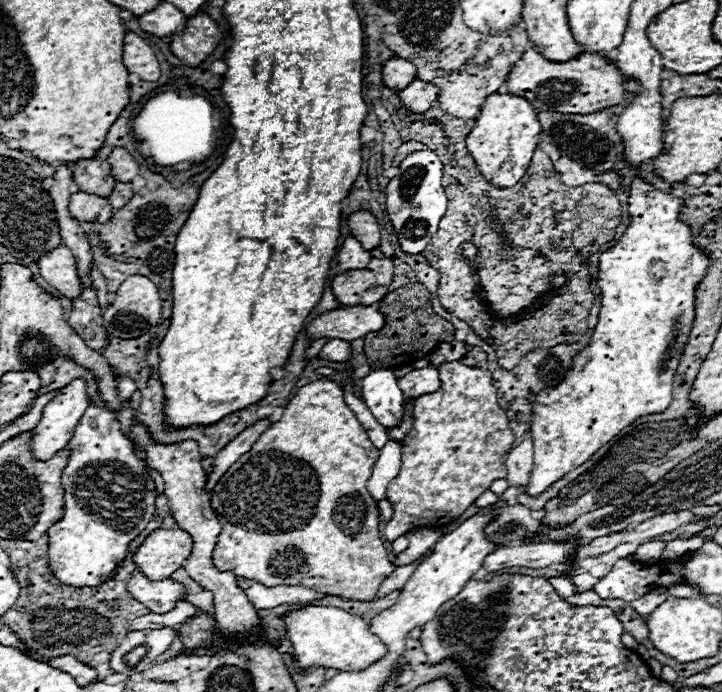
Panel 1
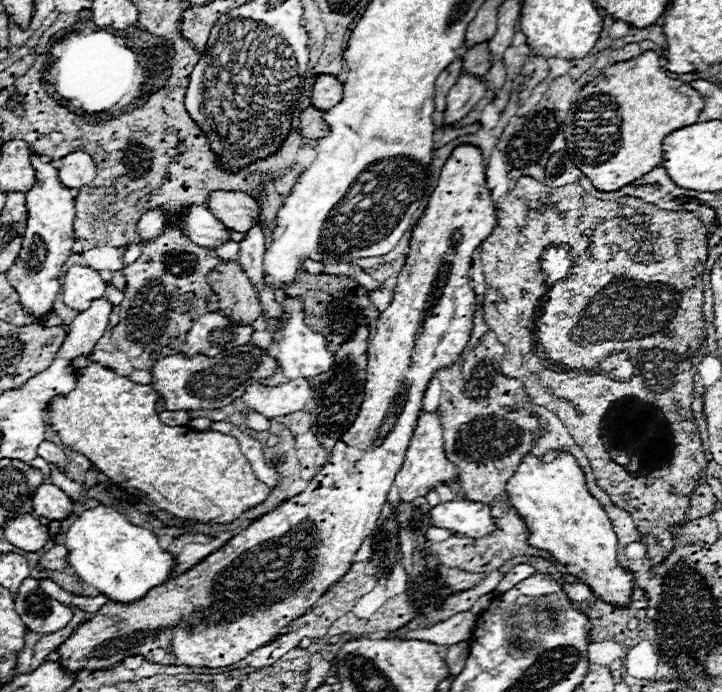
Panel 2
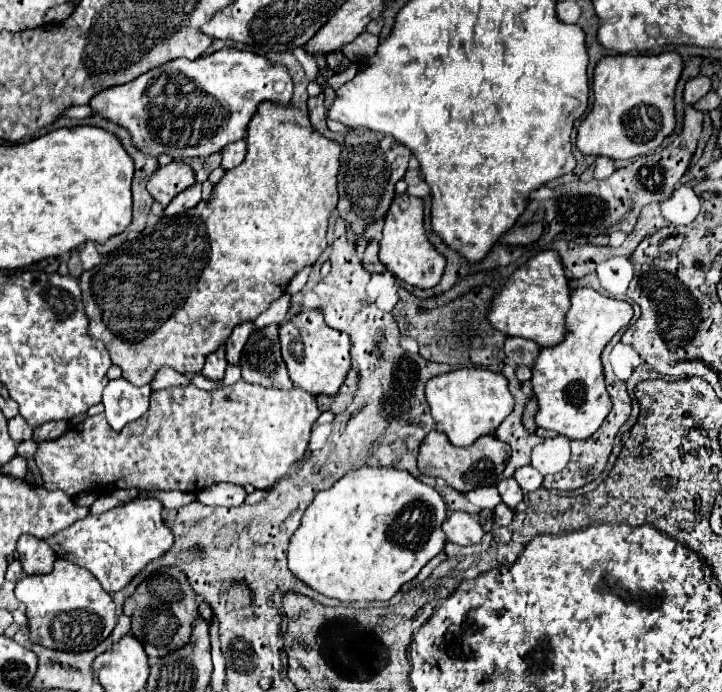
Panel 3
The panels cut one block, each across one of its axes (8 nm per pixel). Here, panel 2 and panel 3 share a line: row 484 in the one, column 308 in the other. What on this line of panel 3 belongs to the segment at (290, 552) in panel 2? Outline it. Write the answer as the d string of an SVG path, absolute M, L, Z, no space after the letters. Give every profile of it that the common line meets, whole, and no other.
M306 308L300 314L296 314L292 320L284 322L280 326L280 346L282 346L282 358L288 366L290 380L294 386L318 396L328 394L332 396L342 386L342 380L346 378L350 370L350 338L348 334L330 328L324 322L324 314L314 308Z

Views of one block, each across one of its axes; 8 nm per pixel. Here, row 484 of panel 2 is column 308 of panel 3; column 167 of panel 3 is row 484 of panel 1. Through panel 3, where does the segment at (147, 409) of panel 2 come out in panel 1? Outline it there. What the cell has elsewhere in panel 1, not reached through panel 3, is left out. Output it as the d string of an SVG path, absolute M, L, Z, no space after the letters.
M316 380L316 382L310 382L310 384L302 386L298 390L298 394L286 404L284 416L278 422L274 422L256 440L256 444L250 448L250 452L246 452L244 456L240 456L240 460L236 464L232 464L232 468L218 480L218 484L210 492L212 508L218 516L218 520L222 522L222 532L218 536L216 550L214 550L214 566L218 570L236 572L238 578L256 580L256 582L260 582L268 588L276 586L276 584L304 584L306 588L312 588L320 594L336 594L336 596L342 596L346 600L374 600L380 584L384 582L384 578L388 574L392 574L394 568L396 568L390 562L390 552L388 552L386 542L384 542L384 538L380 536L380 530L378 530L378 518L380 518L378 504L370 496L370 492L366 490L366 482L372 474L372 466L376 464L378 456L380 456L380 452L372 446L372 442L368 440L366 430L360 426L354 412L346 406L344 396L342 396L342 388L336 382Z

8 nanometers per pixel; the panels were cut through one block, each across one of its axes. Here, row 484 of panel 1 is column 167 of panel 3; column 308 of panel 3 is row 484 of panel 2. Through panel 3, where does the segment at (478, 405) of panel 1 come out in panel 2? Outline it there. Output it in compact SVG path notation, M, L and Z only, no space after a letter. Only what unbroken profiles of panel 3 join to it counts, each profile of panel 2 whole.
M420 412L420 420L416 424L416 432L410 440L410 446L406 450L406 458L404 464L400 468L400 472L394 478L394 488L398 490L400 500L404 502L412 502L418 496L426 496L428 490L434 490L438 484L442 482L450 482L456 476L456 466L450 464L444 456L442 450L442 428L440 428L440 416L434 412Z

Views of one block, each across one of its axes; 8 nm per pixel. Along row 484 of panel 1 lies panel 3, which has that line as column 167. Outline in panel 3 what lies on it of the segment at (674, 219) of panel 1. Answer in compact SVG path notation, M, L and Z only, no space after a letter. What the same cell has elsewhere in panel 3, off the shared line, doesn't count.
M146 496L132 500L126 506L112 508L100 516L86 516L62 532L50 536L46 542L50 548L54 548L58 558L66 558L78 566L84 566L98 578L106 592L116 592L124 588L150 560L170 550L174 536L162 522L160 512L162 502L158 498Z

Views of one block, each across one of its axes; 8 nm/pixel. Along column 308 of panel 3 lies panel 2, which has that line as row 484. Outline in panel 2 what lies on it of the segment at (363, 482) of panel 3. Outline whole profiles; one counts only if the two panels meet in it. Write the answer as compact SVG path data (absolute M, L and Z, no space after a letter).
M556 452L552 462L526 454L514 476L506 482L506 494L528 526L528 544L550 552L568 574L582 578L594 596L616 606L628 606L632 598L632 574L618 566L618 540L602 504L588 492L584 470L568 452Z

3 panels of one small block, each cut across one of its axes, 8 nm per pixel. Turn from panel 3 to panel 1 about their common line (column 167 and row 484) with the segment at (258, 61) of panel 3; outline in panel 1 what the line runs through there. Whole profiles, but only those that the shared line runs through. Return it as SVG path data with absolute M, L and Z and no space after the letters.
M90 406L80 418L80 424L76 426L68 448L72 450L72 456L62 474L66 512L60 522L48 528L48 538L50 538L48 566L52 568L52 574L68 586L78 586L78 588L80 586L100 586L124 562L124 558L128 556L130 542L142 530L146 530L144 524L148 524L154 516L154 510L156 510L154 502L158 494L156 494L152 476L142 466L142 462L136 458L132 450L132 442L124 436L120 422L110 410Z

